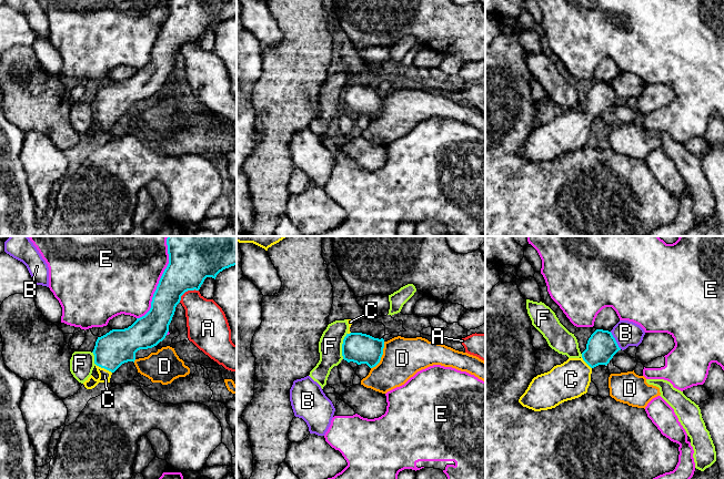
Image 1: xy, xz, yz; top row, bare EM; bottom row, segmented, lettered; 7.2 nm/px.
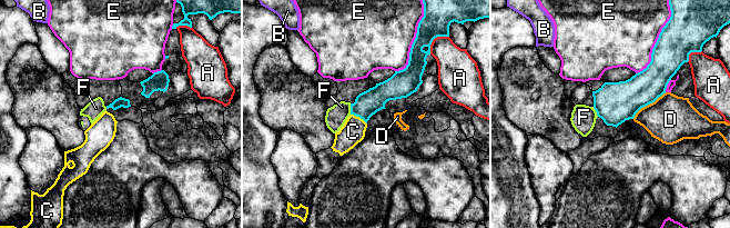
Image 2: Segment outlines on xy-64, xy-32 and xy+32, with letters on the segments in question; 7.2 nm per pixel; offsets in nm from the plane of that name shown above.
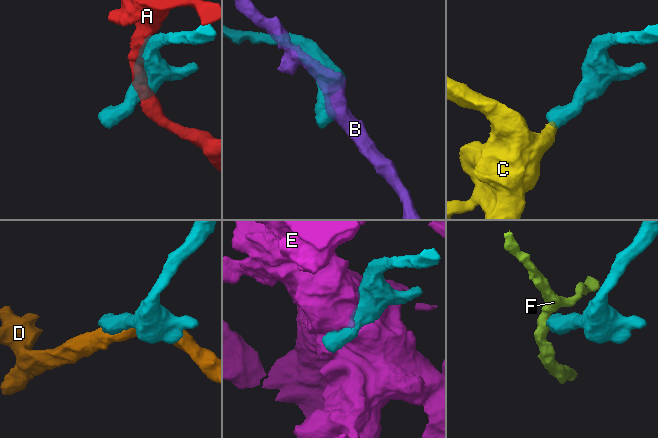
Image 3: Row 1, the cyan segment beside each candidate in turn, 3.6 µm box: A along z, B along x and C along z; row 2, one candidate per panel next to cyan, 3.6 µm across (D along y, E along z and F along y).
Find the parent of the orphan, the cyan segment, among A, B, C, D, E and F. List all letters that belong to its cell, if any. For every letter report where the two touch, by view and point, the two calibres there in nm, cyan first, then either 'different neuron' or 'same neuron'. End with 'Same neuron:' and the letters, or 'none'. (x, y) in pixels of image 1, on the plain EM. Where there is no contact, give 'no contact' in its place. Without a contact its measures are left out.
A: xy (187, 42) | 280/280 nm | different neuron
B: yz (615, 92) | 220/180 nm | different neuron
C: xy (103, 119) | 260/90 nm | same neuron
D: xz (381, 108) | 220/300 nm | different neuron
E: xy (158, 37) | 280/460 nm | different neuron
F: xz (342, 98) | 220/180 nm | different neuron
Same neuron: C

